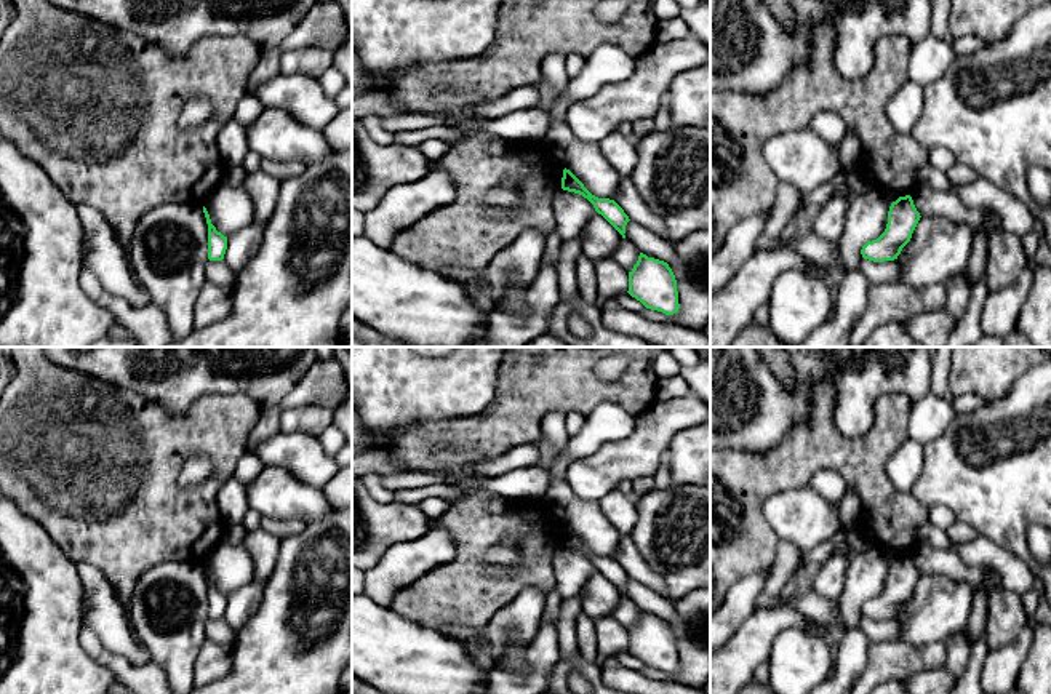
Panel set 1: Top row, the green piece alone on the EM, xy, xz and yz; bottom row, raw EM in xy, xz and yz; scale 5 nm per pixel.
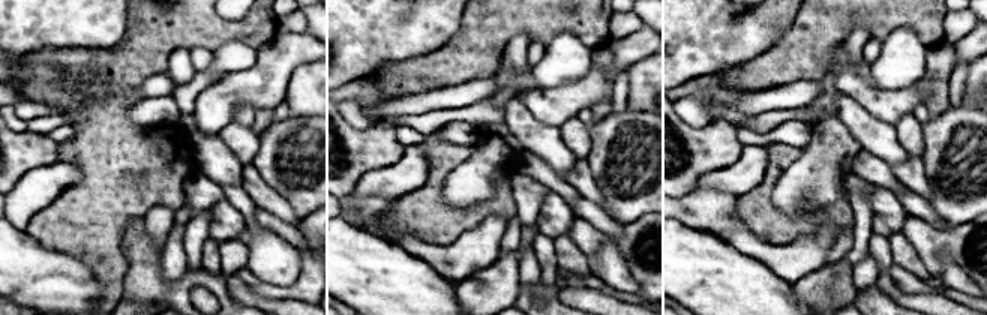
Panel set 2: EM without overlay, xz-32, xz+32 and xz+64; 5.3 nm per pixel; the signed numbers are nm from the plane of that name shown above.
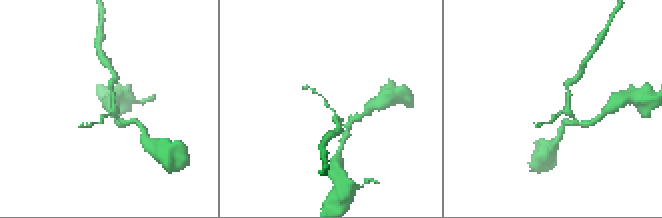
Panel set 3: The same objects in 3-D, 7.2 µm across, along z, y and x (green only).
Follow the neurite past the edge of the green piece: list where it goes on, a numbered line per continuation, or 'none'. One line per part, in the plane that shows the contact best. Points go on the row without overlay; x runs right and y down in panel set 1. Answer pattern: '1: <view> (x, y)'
none

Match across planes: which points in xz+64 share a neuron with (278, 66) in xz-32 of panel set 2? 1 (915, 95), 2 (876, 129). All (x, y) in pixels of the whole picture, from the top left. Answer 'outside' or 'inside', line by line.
1: inside
2: outside

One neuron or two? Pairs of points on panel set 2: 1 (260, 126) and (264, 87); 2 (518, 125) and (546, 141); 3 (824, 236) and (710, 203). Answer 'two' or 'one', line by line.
1: two
2: one
3: one

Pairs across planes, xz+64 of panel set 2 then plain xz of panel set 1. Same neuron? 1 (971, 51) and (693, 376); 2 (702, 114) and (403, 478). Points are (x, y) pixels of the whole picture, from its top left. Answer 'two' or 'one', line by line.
1: two
2: two

